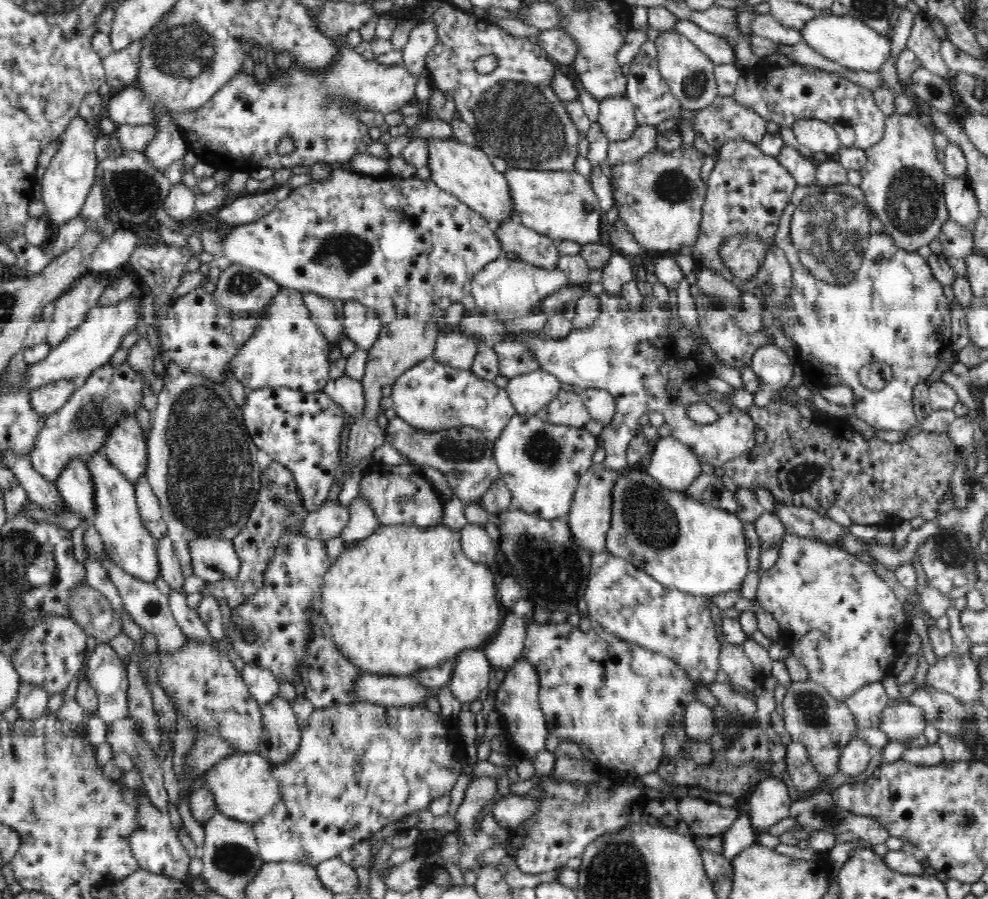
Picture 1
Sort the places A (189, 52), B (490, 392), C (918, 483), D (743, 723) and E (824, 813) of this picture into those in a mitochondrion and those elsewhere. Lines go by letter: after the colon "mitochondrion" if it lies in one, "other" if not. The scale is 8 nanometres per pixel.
A: mitochondrion
B: other
C: other
D: other
E: mitochondrion

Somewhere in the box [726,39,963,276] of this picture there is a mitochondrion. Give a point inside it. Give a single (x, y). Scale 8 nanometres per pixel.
(909, 204)

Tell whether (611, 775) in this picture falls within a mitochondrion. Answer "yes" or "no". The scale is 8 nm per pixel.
no

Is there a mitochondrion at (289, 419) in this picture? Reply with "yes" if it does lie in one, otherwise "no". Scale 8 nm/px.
no

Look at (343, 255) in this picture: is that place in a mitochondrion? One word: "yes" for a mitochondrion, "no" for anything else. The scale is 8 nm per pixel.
yes

